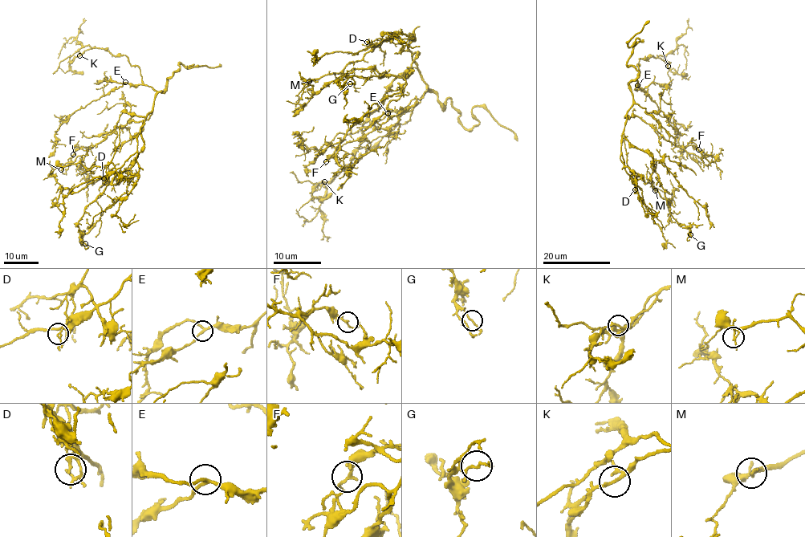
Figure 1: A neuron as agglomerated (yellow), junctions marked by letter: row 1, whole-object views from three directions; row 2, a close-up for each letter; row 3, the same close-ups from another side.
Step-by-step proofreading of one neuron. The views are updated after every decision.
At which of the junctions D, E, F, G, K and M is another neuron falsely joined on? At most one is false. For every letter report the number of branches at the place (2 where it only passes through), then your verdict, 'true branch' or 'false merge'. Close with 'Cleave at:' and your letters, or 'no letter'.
D: 3 branches meet; false merge
E: 3 branches meet; true branch
F: 3 branches meet; true branch
G: 3 branches meet; true branch
K: 3 branches meet; true branch
M: 3 branches meet; true branch
Cleave at: D

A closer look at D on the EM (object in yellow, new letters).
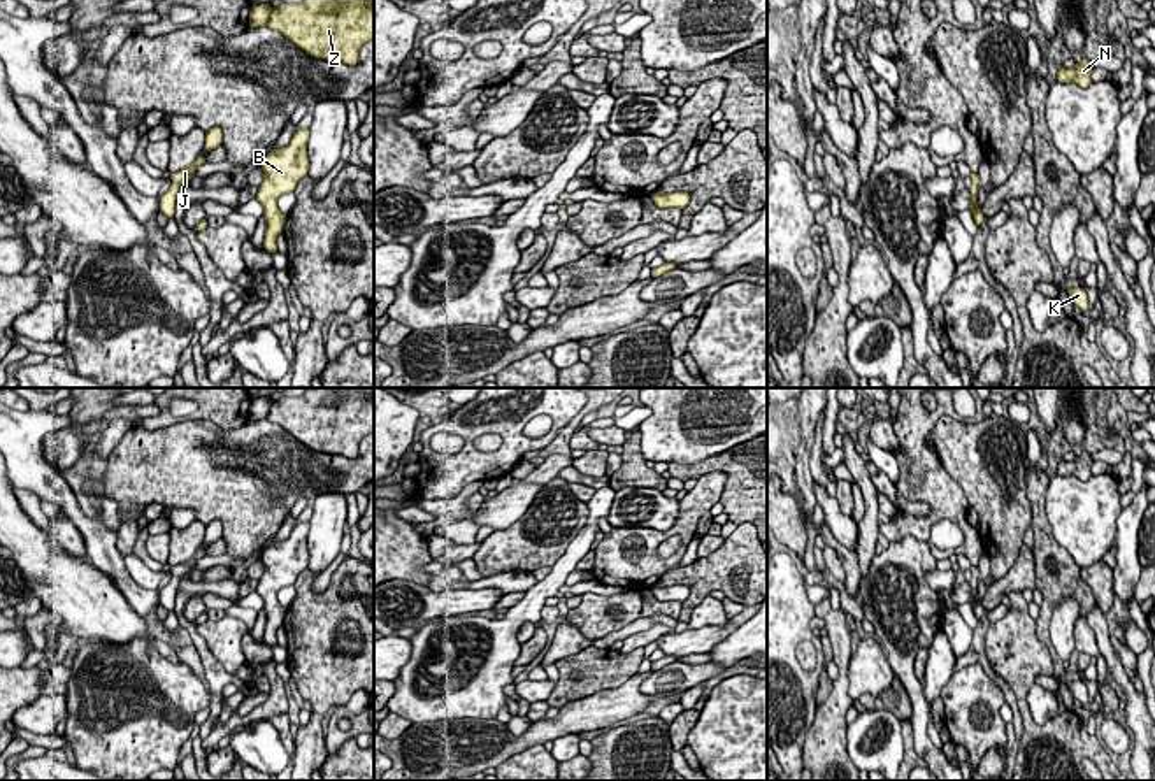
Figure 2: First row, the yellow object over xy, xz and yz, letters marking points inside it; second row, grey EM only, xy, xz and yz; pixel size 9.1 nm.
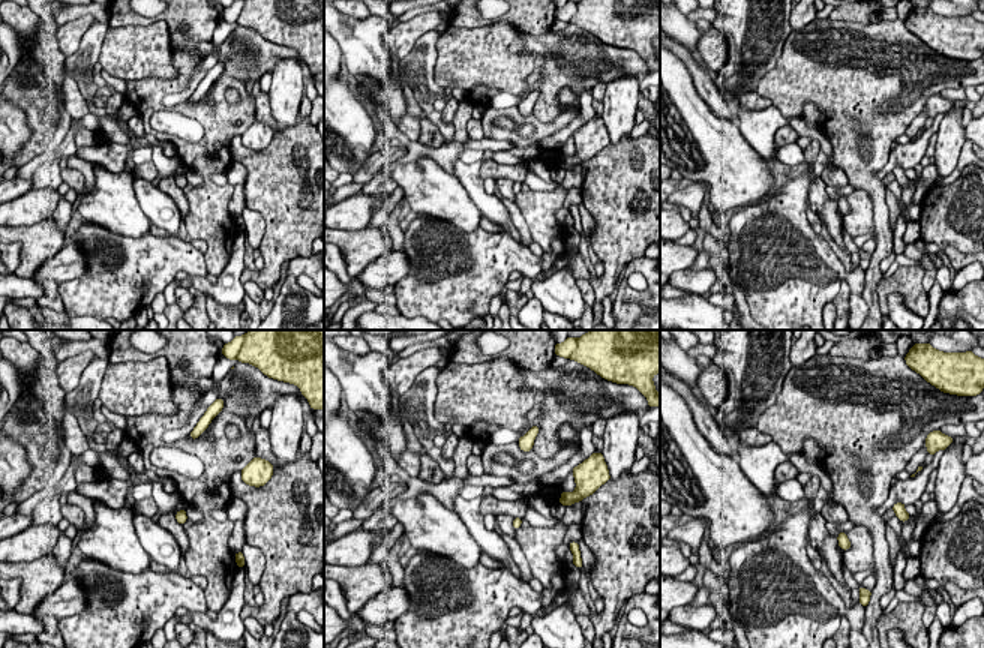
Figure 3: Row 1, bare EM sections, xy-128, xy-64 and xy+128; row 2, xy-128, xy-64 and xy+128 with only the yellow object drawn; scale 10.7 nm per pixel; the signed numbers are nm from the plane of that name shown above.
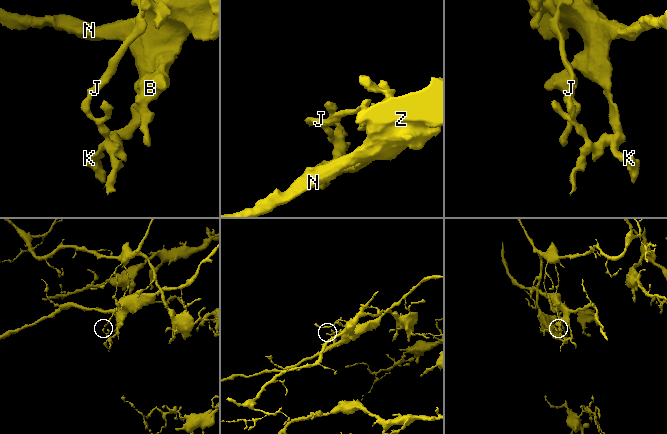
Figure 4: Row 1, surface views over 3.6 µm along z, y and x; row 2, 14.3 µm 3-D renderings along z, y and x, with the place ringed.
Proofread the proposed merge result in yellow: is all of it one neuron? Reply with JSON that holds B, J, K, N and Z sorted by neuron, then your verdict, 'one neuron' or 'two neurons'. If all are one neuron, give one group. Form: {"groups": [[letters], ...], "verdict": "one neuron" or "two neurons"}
{"groups": [["B", "K", "N", "Z"], ["J"]], "verdict": "two neurons"}

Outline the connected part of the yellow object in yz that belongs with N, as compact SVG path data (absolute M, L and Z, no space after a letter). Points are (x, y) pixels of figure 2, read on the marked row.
M1083 58L1080 63L1074 63L1072 68L1064 68L1062 65L1057 70L1058 82L1076 82L1080 88L1088 88L1092 84L1092 61Z

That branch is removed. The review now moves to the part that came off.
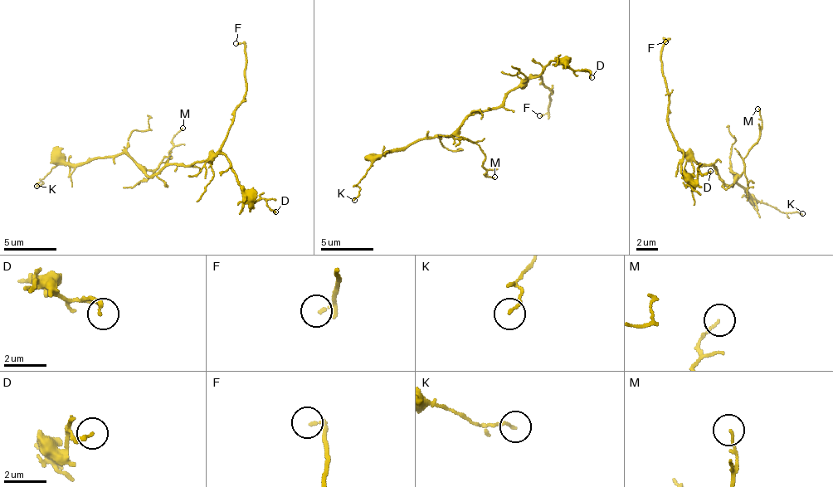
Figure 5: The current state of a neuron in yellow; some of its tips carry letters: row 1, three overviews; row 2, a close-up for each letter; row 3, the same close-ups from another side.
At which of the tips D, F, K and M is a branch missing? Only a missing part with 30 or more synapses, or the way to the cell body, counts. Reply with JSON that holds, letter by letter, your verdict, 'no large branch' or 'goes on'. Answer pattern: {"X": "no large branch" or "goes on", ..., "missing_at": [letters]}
{"D": "no large branch", "F": "goes on", "K": "no large branch", "M": "no large branch", "missing_at": ["F"]}

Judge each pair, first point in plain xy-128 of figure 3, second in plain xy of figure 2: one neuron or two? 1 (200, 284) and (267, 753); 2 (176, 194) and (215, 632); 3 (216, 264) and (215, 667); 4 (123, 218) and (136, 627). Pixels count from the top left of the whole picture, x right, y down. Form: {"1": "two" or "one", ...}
{"1": "one", "2": "two", "3": "two", "4": "one"}

